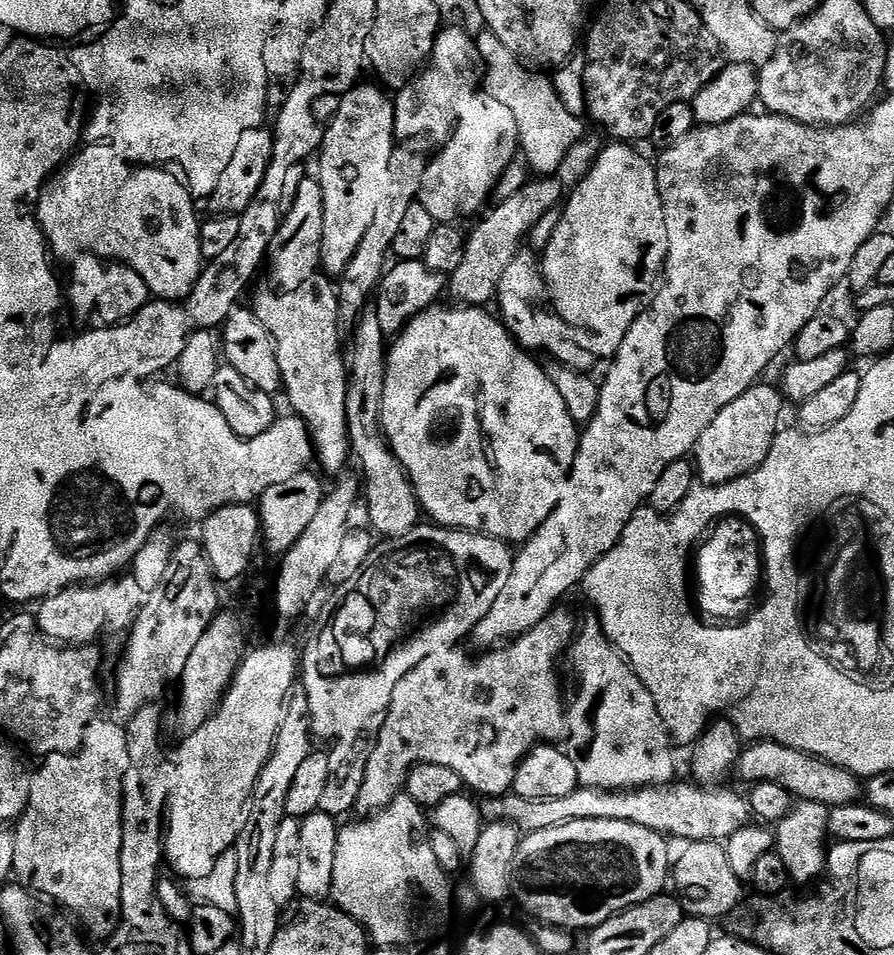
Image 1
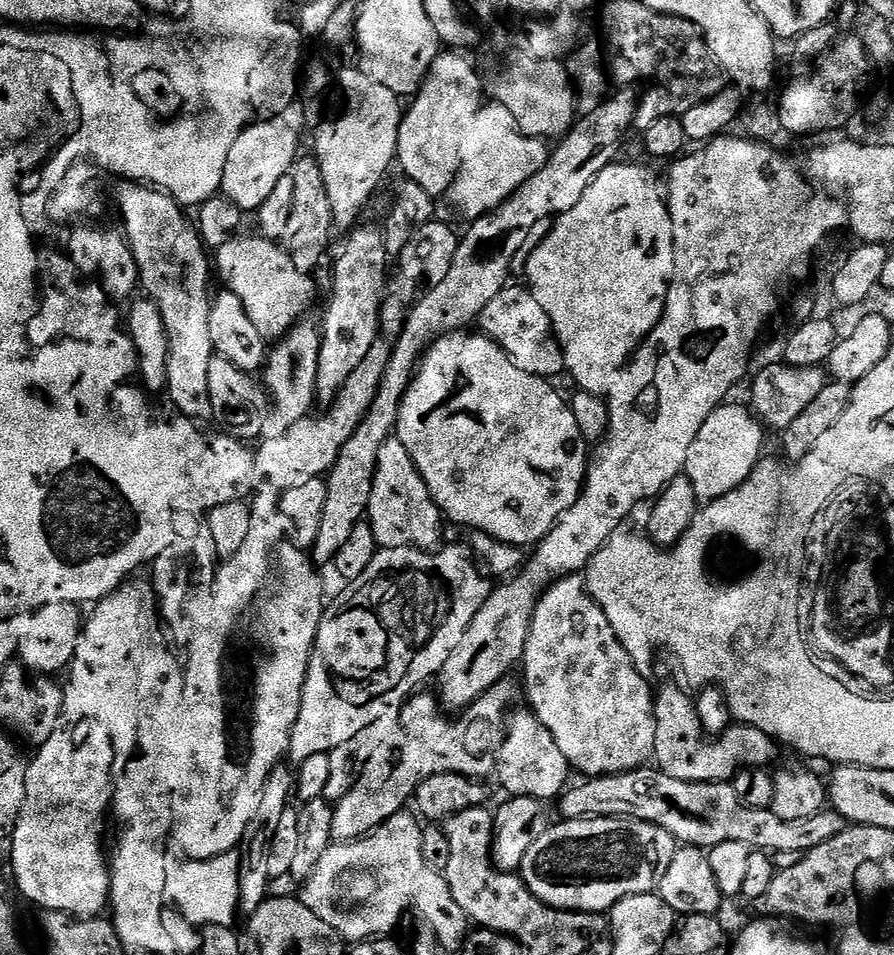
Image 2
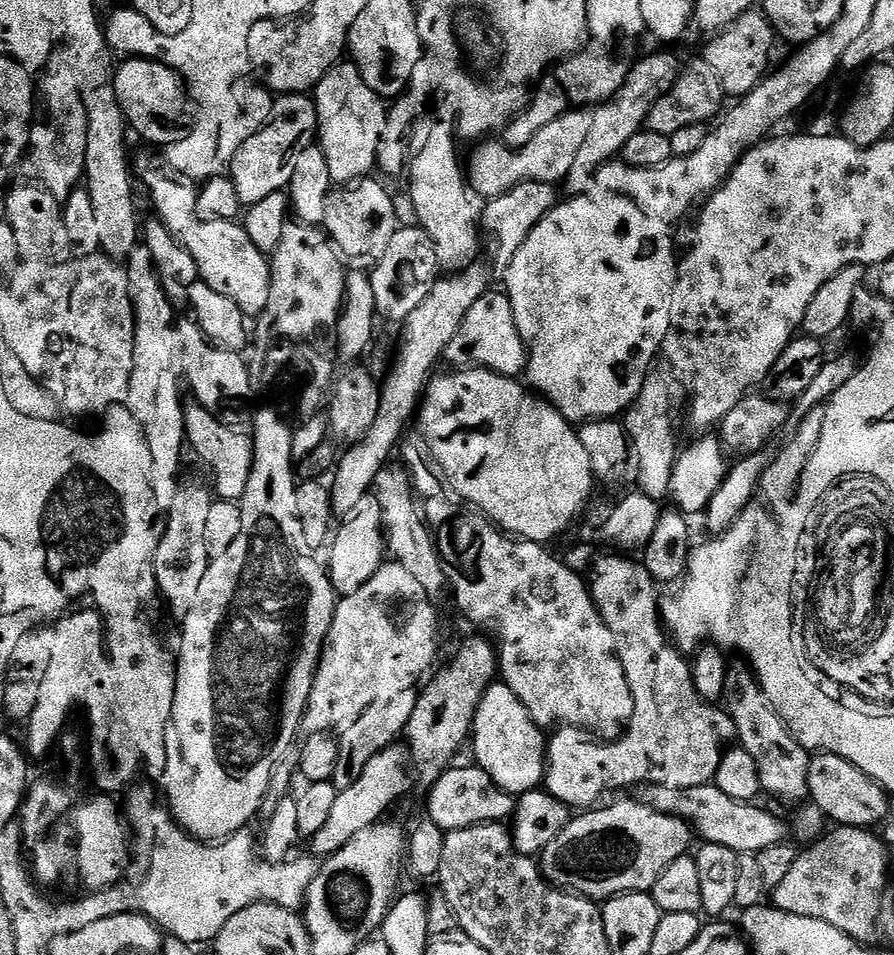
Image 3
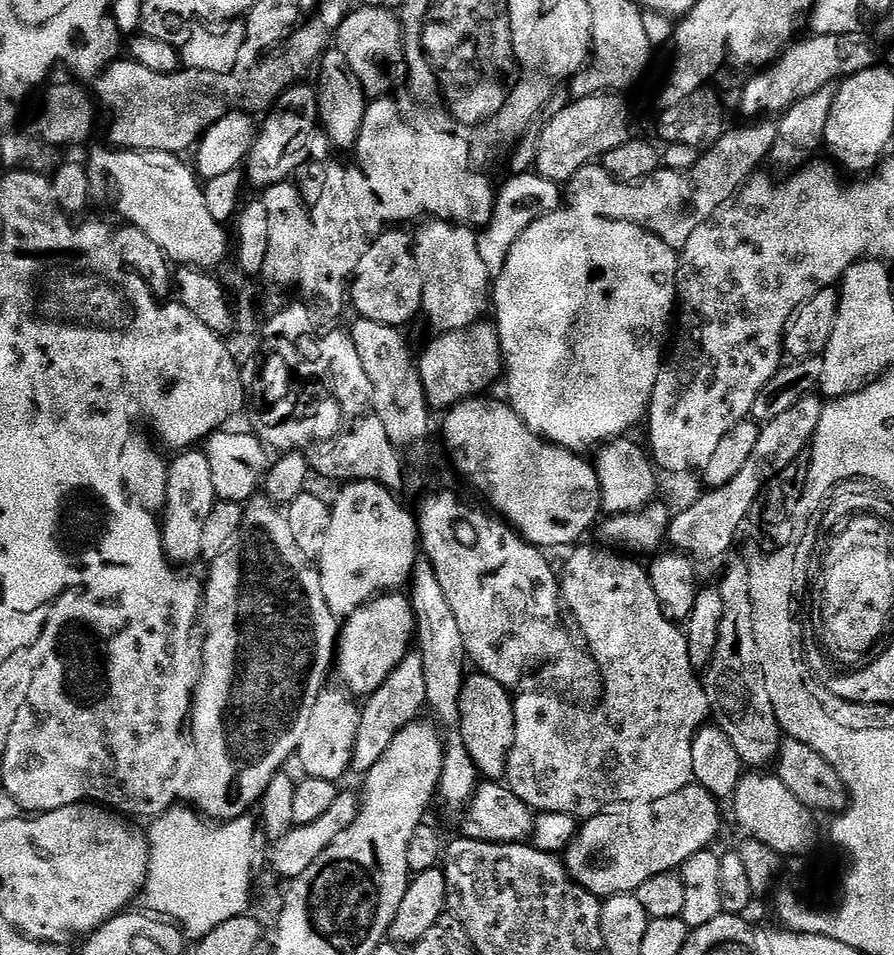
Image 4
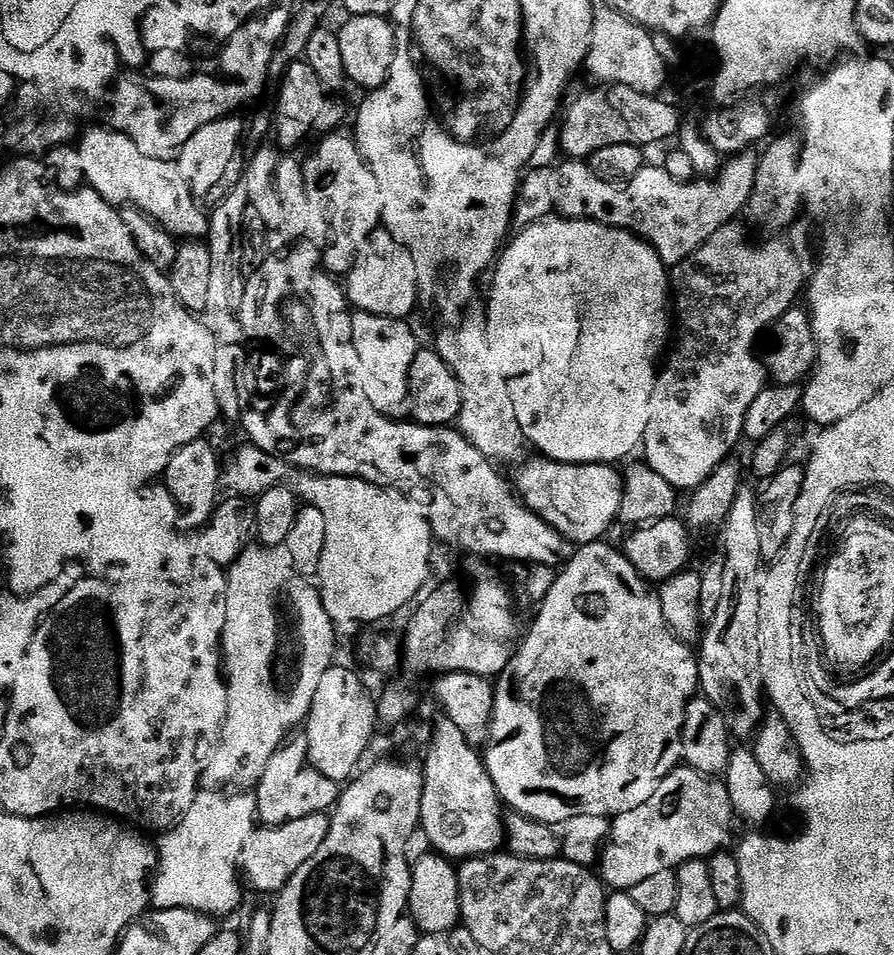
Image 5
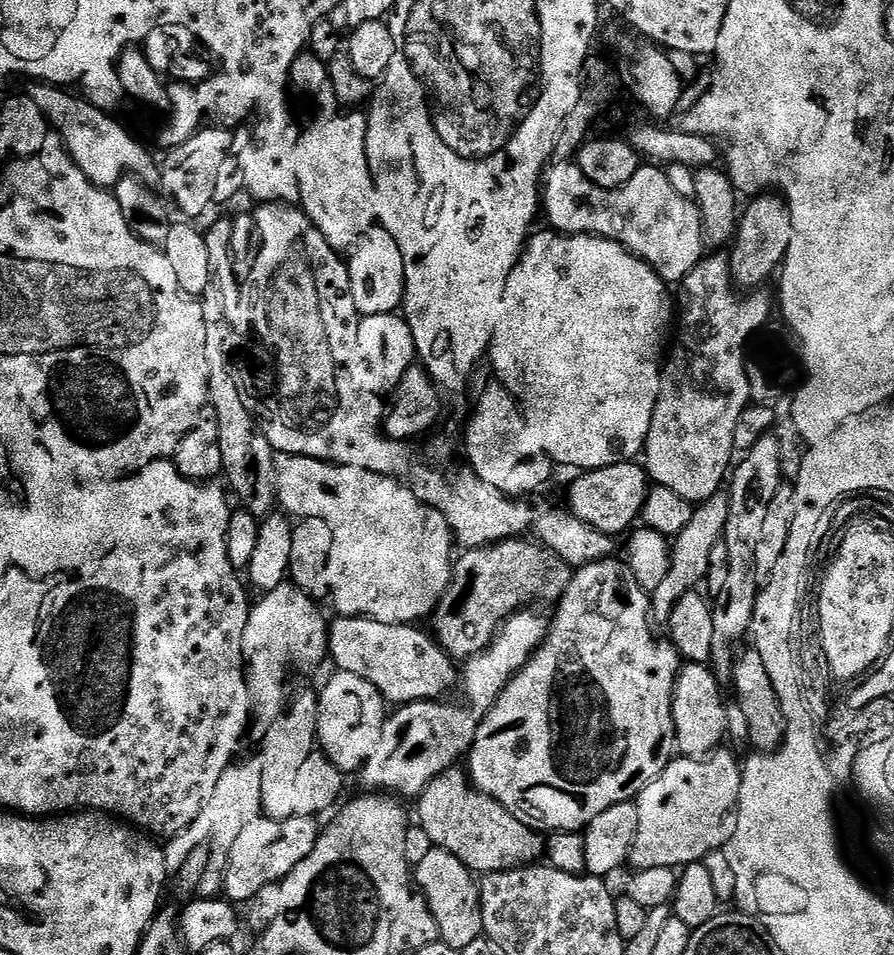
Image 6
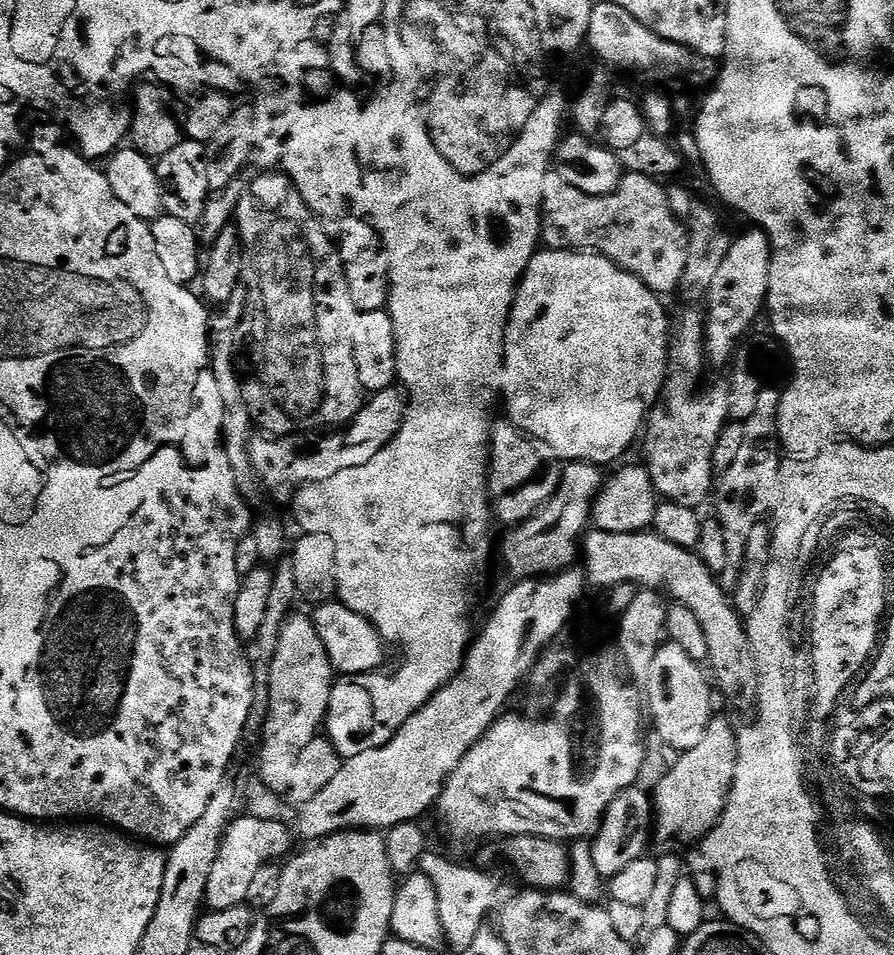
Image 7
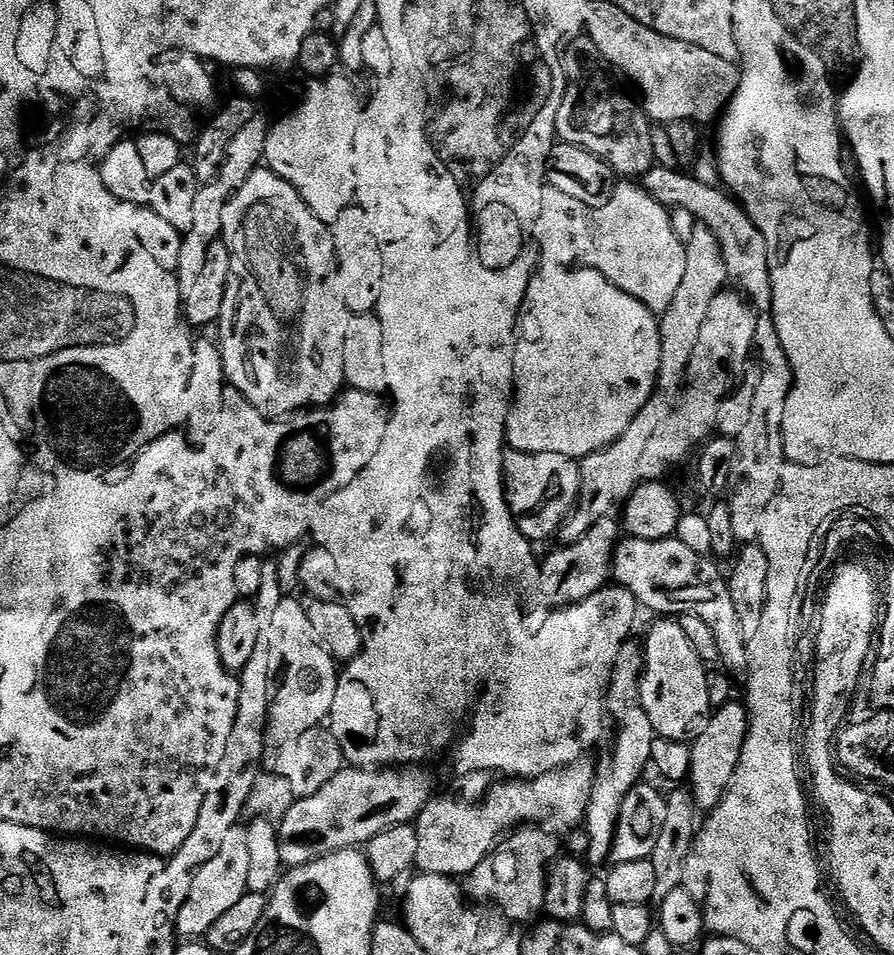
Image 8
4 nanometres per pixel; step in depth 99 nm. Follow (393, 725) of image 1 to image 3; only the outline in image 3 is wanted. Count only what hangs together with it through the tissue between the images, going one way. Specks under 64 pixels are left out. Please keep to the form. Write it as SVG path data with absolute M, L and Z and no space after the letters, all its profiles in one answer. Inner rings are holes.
M403 747L383 748L378 754L374 754L374 758L370 758L370 762L366 762L366 770L362 770L362 778L358 778L354 786L339 789L334 806L331 807L330 818L322 826L322 830L310 839L310 852L313 857L332 856L342 850L342 846L346 846L346 842L350 842L354 834L366 830L385 817L384 811L408 788L408 772L404 769L404 760L406 764L406 752Z

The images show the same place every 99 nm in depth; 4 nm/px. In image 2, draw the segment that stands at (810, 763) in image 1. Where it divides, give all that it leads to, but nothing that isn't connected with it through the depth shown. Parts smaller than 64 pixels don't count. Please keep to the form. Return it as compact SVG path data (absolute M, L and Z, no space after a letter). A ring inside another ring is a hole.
M668 684L661 692L659 689L654 696L656 704L656 751L654 760L659 771L670 774L670 778L682 778L688 782L719 784L735 780L737 774L744 768L768 768L777 763L777 761L775 762L776 748L778 749L777 741L749 724L733 723L732 727L727 728L720 736L710 738L698 718L693 697L691 695L688 697L687 694L689 695L689 693L683 687L681 688L675 688L674 685Z

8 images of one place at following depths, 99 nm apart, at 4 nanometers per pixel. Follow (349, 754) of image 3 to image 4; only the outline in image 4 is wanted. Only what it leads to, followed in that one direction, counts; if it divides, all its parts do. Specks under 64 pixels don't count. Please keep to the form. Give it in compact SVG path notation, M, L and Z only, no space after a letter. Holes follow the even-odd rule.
M412 650L402 658L402 662L398 662L398 666L386 678L386 682L382 682L382 686L378 686L378 690L374 690L371 696L363 701L358 734L354 738L351 771L360 772L359 774L368 773L374 762L378 762L378 758L382 758L382 754L390 750L390 742L394 742L398 730L417 719L423 713L420 711L425 711L427 702L422 658L419 651Z

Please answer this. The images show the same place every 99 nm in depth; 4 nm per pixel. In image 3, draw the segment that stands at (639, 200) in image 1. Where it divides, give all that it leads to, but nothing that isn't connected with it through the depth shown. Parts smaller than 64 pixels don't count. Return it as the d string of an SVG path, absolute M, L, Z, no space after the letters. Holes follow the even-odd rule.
M595 194L596 196L580 196L577 200L568 200L565 204L557 203L529 232L518 252L514 254L509 268L502 275L503 291L510 298L510 306L514 310L514 322L518 326L518 334L524 340L524 346L528 351L528 365L526 367L527 383L548 403L554 405L557 410L573 425L579 426L585 422L594 420L606 420L619 417L627 413L635 404L642 386L648 379L652 363L656 355L661 355L664 339L672 323L670 322L670 306L674 302L674 286L678 275L678 252L672 249L673 229L664 221L654 218L644 212L630 198L615 194Z

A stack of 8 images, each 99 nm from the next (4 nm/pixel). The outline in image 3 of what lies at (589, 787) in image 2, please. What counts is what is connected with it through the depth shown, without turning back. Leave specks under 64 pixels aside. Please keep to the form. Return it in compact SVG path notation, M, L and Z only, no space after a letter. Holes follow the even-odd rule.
M715 783L703 784L697 788L671 788L661 784L649 784L643 792L643 803L649 808L671 816L679 816L681 820L688 821L701 841L726 846L737 854L762 852L772 846L785 843L790 834L787 823L785 826L778 817L764 808L759 808L759 803L730 798L722 794L722 790L718 790Z

